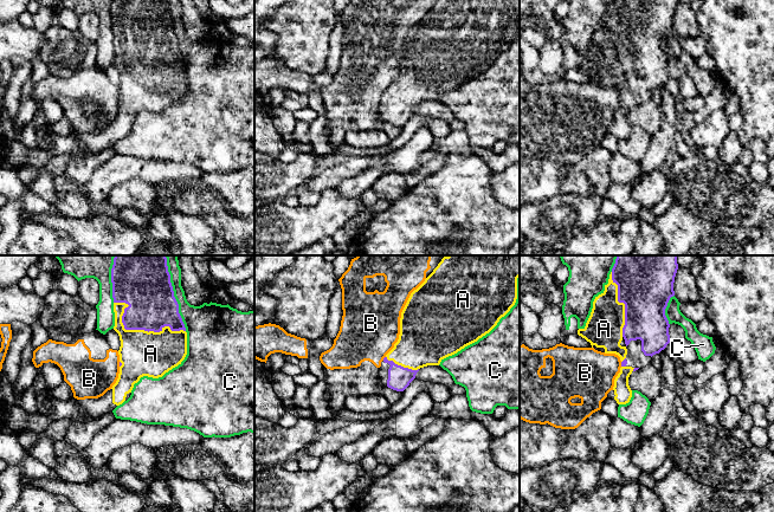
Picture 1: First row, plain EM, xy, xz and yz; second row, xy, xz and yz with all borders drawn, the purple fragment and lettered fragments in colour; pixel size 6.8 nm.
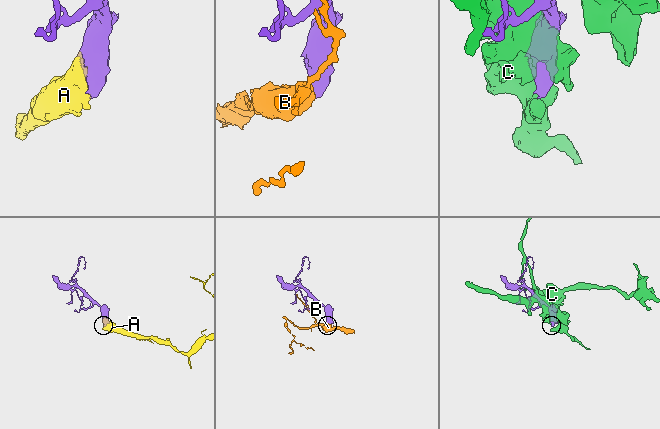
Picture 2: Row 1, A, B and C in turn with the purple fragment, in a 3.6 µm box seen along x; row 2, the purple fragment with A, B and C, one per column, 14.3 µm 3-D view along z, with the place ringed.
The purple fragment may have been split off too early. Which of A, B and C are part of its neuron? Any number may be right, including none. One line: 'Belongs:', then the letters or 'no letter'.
Belongs: A

